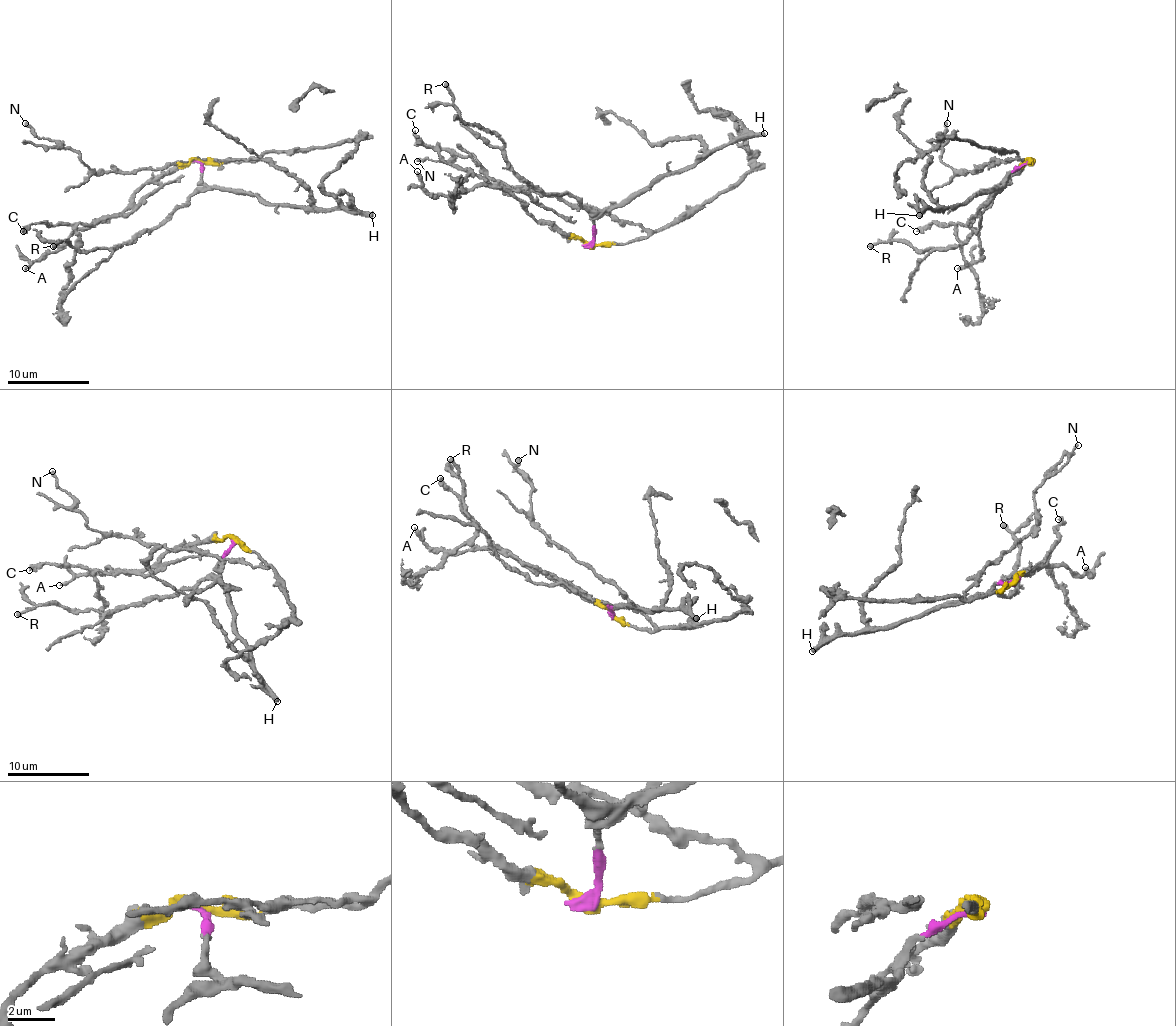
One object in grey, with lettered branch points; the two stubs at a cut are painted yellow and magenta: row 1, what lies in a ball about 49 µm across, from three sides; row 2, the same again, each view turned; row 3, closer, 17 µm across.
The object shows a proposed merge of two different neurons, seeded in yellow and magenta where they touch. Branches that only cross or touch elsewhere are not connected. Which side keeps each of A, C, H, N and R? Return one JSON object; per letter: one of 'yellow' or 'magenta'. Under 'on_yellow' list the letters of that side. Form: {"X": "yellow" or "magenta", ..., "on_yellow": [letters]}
{"A": "yellow", "C": "yellow", "H": "magenta", "N": "yellow", "R": "magenta", "on_yellow": ["A", "C", "N"]}

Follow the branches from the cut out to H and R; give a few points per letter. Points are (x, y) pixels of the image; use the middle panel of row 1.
H: (589, 246), (594, 222), (606, 211), (622, 207), (661, 179), (695, 167), (718, 148), (765, 134)
R: (589, 246), (594, 218), (567, 193), (532, 189), (498, 148), (488, 146), (469, 130), (451, 89), (445, 83)

